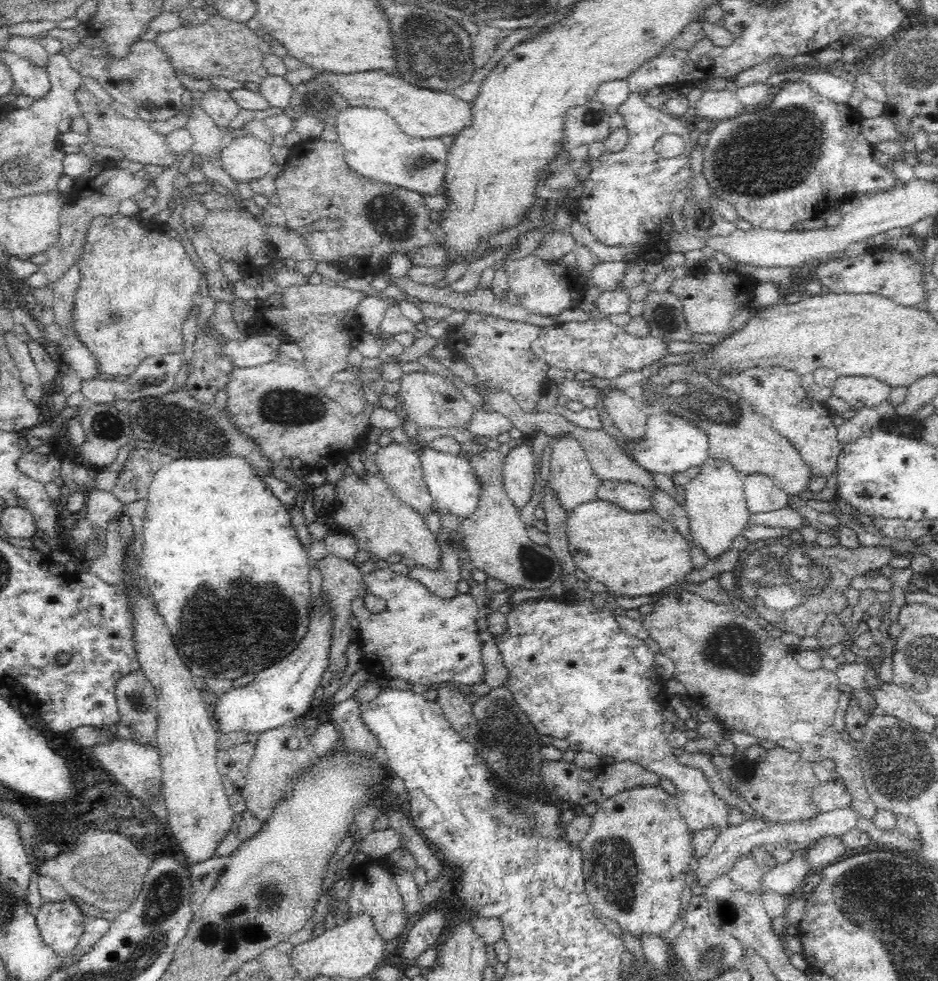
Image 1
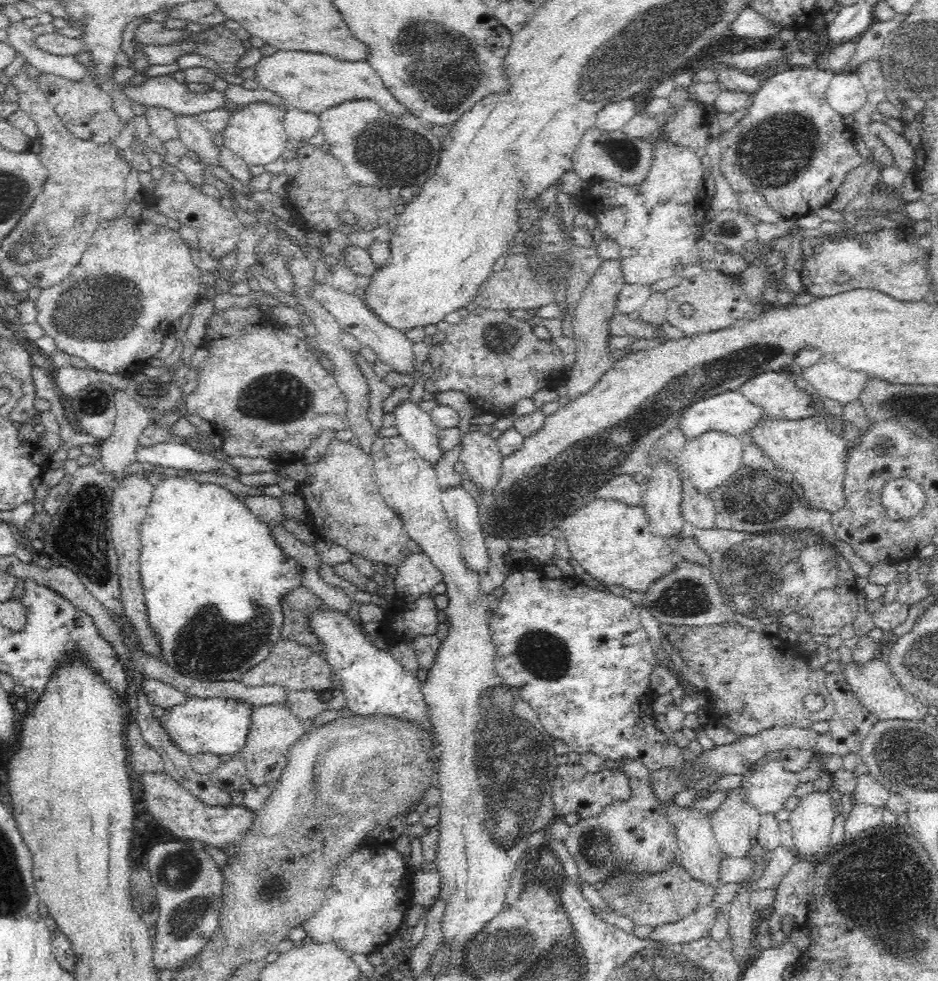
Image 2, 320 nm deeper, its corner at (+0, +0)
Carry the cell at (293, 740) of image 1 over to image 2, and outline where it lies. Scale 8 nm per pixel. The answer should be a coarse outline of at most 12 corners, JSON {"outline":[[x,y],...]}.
{"outline":[[282,705],[252,708],[240,756],[252,786],[274,787],[303,721]]}

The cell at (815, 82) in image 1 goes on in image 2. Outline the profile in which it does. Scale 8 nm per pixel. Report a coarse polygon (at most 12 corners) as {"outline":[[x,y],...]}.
{"outline":[[838,72],[826,96],[835,111],[848,116],[866,104],[858,76]]}

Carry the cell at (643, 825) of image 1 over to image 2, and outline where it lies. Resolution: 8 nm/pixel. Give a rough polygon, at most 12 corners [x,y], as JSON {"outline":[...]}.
{"outline":[[616,766],[632,794],[575,821],[564,843],[596,890],[617,872],[678,861],[649,770]]}

